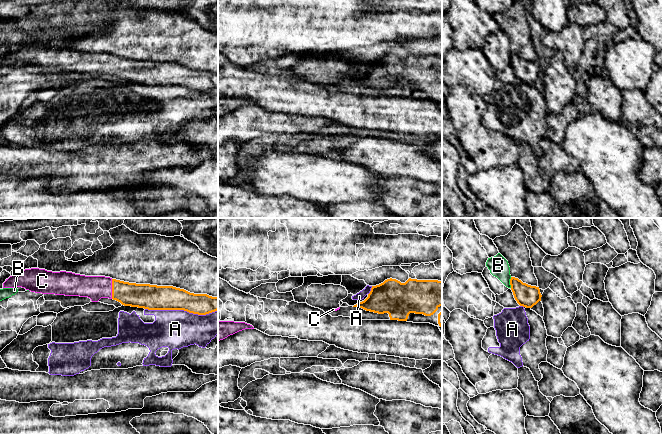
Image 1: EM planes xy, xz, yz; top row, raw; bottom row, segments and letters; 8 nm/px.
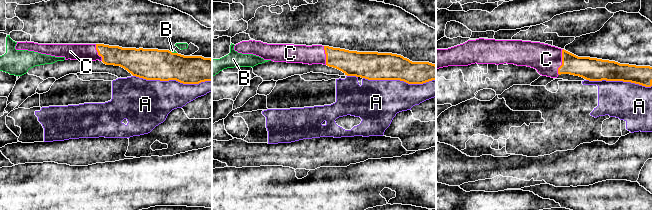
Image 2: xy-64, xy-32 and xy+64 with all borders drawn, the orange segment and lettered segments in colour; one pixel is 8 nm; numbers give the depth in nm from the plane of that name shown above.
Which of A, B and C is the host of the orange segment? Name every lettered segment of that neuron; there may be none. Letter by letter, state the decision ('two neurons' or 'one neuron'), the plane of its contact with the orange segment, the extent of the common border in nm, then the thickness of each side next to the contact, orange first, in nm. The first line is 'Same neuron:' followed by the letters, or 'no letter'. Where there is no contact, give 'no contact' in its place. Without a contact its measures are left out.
Same neuron: C
A: two neurons | xy | 600 nm | 200/320 nm
B: two neurons | yz | 90 nm | 180/160 nm
C: one neuron | xy | 160 nm | 190/190 nm

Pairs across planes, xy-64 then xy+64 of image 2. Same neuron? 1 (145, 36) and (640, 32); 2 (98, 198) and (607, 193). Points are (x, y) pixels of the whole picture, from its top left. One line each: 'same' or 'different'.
1: same
2: different

